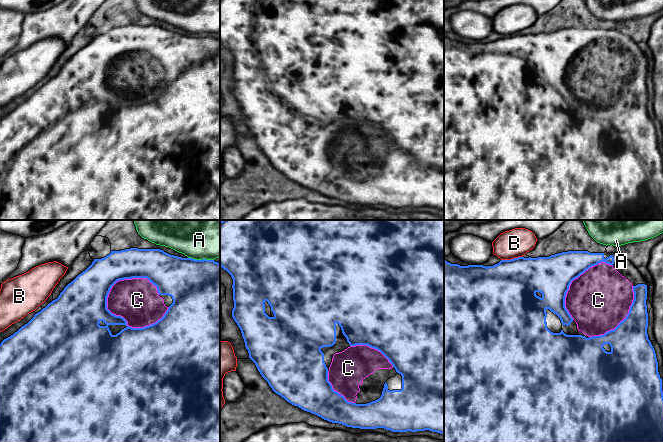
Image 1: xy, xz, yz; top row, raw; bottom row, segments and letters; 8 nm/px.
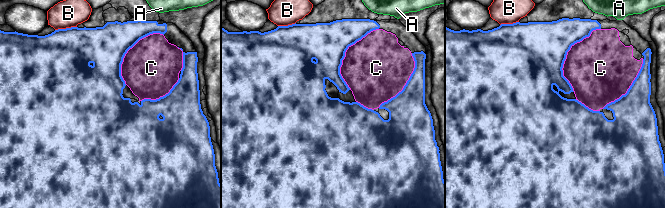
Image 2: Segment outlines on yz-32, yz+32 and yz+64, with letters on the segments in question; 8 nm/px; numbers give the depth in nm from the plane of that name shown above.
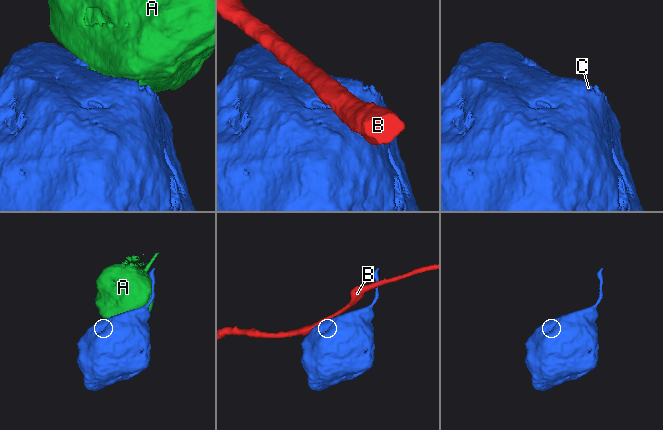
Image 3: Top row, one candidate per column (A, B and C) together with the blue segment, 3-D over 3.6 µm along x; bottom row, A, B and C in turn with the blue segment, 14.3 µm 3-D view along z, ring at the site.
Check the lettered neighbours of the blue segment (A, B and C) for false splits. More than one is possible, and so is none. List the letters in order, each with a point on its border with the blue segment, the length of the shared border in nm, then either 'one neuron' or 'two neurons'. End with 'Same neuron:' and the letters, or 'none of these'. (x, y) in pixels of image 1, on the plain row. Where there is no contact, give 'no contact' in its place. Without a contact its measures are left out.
A: meets blue in xy at (201, 36); contact 200 nm long; two neurons
B: meets blue in yz at (511, 35); contact 180 nm long; two neurons
C: meets blue in xy at (133, 104); contact 500 nm long; one neuron
Same neuron: C

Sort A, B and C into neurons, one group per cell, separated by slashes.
A / B / C

